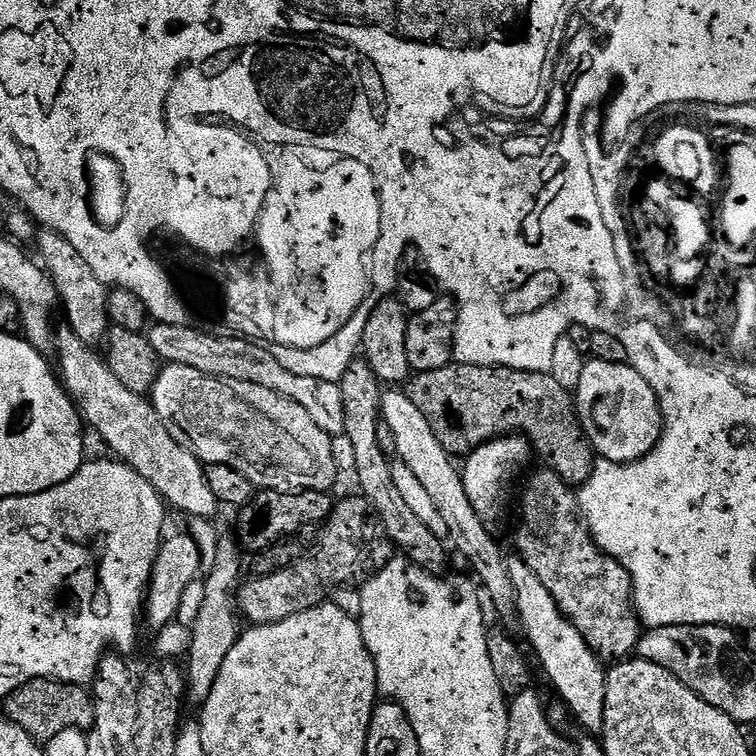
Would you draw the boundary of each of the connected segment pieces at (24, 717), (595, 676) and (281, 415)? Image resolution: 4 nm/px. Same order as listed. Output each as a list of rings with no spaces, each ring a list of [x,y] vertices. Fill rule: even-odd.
[[[31,680],[11,692],[6,698],[6,704],[7,719],[22,726],[22,730],[26,730],[26,734],[38,742],[50,741],[67,728],[79,728],[88,734],[96,726],[91,691],[78,684],[63,684],[61,680]]]
[[[519,558],[508,560],[508,573],[512,579],[512,585],[516,587],[516,603],[514,605],[515,615],[520,615],[520,624],[524,627],[524,632],[528,635],[527,647],[540,659],[540,664],[544,667],[544,672],[548,675],[548,680],[552,683],[552,688],[558,695],[564,699],[566,707],[572,711],[572,716],[584,728],[589,728],[589,733],[600,734],[604,730],[604,710],[606,708],[606,668],[600,657],[596,656],[582,634],[578,634],[578,630],[569,622],[562,614],[562,610],[554,602],[554,598],[550,594],[550,590],[546,590],[546,586],[542,586],[542,582],[538,579],[538,574],[534,574],[534,570],[530,570],[530,566],[526,566],[524,561]]]
[[[165,363],[154,382],[150,399],[158,418],[162,418],[162,426],[166,426],[166,430],[170,430],[172,437],[183,448],[194,453],[205,465],[221,464],[238,470],[246,478],[250,478],[250,482],[255,484],[257,489],[269,492],[328,492],[336,484],[338,473],[334,462],[332,437],[328,435],[326,430],[322,430],[322,426],[318,426],[318,422],[314,422],[314,418],[310,418],[310,414],[306,414],[306,410],[302,410],[302,406],[298,406],[298,402],[294,402],[282,394],[274,394],[274,390],[266,390],[263,386],[254,386],[254,382],[238,382],[237,380],[223,380],[217,376],[204,376],[202,370],[194,370],[190,366],[182,366],[181,364]]]

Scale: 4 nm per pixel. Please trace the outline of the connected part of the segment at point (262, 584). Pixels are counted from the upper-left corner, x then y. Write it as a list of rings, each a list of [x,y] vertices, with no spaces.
[[[355,499],[344,500],[341,504],[339,501],[333,507],[320,529],[318,546],[311,554],[297,559],[286,570],[278,570],[278,574],[248,578],[240,584],[238,612],[245,621],[249,620],[249,625],[273,624],[294,618],[294,614],[302,614],[302,610],[325,603],[338,588],[363,585],[393,559],[393,545],[386,542],[375,515],[364,516],[365,501]]]

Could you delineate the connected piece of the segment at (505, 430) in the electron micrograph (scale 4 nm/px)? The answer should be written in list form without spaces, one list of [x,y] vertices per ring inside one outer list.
[[[453,362],[445,368],[415,373],[415,375],[407,381],[406,391],[410,402],[414,402],[414,406],[418,406],[418,410],[422,410],[422,418],[426,418],[426,422],[430,422],[430,430],[438,438],[438,442],[442,442],[444,449],[446,449],[449,456],[453,458],[467,458],[471,452],[478,450],[484,444],[489,444],[492,440],[498,440],[500,437],[509,434],[519,434],[532,445],[533,453],[535,453],[537,457],[541,456],[541,458],[548,463],[545,464],[547,471],[557,472],[569,486],[585,484],[590,478],[592,468],[596,465],[597,457],[593,453],[592,444],[589,442],[588,436],[584,433],[583,426],[580,425],[580,416],[576,412],[576,401],[573,393],[567,392],[562,386],[558,386],[558,382],[554,382],[554,378],[548,375],[547,372],[523,372],[522,370],[514,370],[513,368],[474,366],[473,364],[458,364]]]

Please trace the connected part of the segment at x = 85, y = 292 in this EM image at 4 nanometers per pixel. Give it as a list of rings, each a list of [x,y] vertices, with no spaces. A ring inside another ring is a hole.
[[[40,230],[37,231],[34,240],[35,243],[40,243],[41,257],[39,256],[39,259],[42,261],[44,271],[54,282],[63,315],[64,312],[68,315],[67,327],[71,328],[74,334],[78,334],[78,338],[82,338],[82,342],[93,346],[103,345],[110,331],[109,285],[101,282],[98,274],[94,274],[94,270],[90,270],[86,258],[82,258],[82,254],[78,254],[78,250],[74,250],[74,246],[70,246],[70,242],[66,242],[66,238],[62,238],[62,234],[51,230]]]

